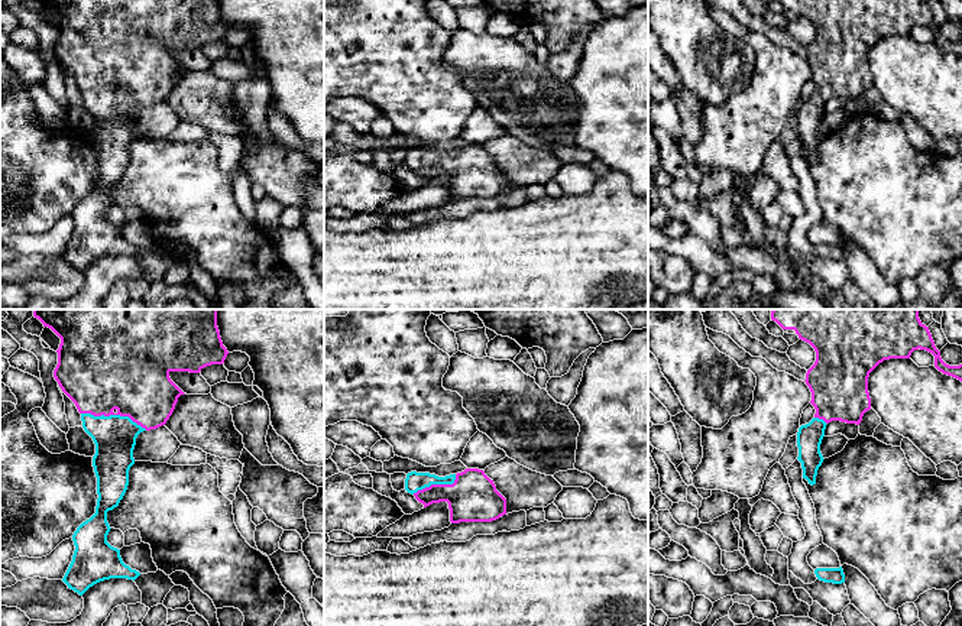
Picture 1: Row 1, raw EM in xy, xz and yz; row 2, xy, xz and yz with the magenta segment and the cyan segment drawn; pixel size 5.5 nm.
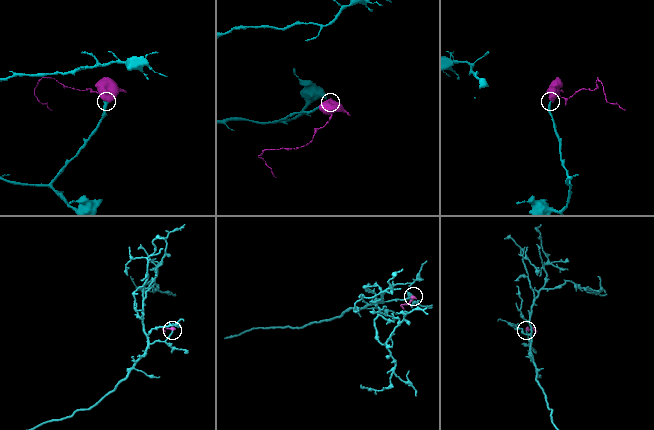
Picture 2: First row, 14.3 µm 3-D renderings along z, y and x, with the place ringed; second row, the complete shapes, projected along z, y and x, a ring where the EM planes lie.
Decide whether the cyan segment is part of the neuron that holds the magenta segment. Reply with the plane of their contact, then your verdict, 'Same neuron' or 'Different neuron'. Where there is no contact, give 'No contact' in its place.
Touches magenta in xy. Same neuron

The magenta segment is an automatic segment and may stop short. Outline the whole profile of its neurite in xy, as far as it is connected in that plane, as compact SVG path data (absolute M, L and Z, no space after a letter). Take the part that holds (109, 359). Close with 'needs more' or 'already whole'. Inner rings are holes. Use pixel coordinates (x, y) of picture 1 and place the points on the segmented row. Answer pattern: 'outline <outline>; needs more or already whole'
outline M33 309L33 317L61 338L54 377L75 403L82 428L95 444L95 513L74 532L75 551L62 578L82 596L100 581L135 581L140 575L123 562L120 549L107 542L111 529L107 512L119 506L127 490L137 435L165 425L178 398L185 395L169 373L200 373L207 366L223 364L229 351L217 327L217 309Z; needs more

